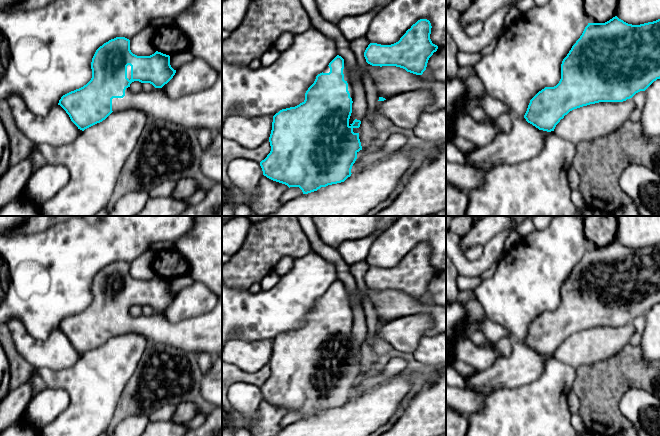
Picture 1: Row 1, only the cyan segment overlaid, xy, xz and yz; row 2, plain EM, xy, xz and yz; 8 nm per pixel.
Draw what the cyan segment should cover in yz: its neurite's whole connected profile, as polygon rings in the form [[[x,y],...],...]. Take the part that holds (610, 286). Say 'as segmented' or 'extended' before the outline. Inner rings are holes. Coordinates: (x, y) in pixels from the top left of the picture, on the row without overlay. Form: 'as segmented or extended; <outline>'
as segmented; [[[615,240],[605,247],[588,247],[562,285],[559,307],[539,315],[530,324],[524,342],[539,354],[551,356],[570,335],[599,326],[626,325],[636,317],[645,315],[657,303],[660,303],[660,243],[632,249]]]

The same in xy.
extended; [[[116,261],[100,270],[92,282],[91,293],[91,304],[63,319],[58,327],[82,355],[102,346],[112,336],[128,333],[141,334],[149,343],[166,344],[194,354],[222,355],[222,299],[203,315],[170,322],[161,313],[176,297],[170,289],[170,280],[158,275],[150,280],[137,280],[131,276],[130,264],[125,261]],[[134,305],[150,307],[155,313],[151,316],[132,316],[130,308]]]

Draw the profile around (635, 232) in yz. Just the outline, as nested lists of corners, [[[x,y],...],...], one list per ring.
[[[617,216],[616,240],[632,249],[660,243],[660,216]]]

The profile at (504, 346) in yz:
[[[503,337],[495,344],[495,348],[499,356],[508,357],[512,354],[513,341],[509,337]]]

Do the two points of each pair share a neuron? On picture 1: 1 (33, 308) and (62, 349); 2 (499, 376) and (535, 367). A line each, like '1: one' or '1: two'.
1: two
2: one

